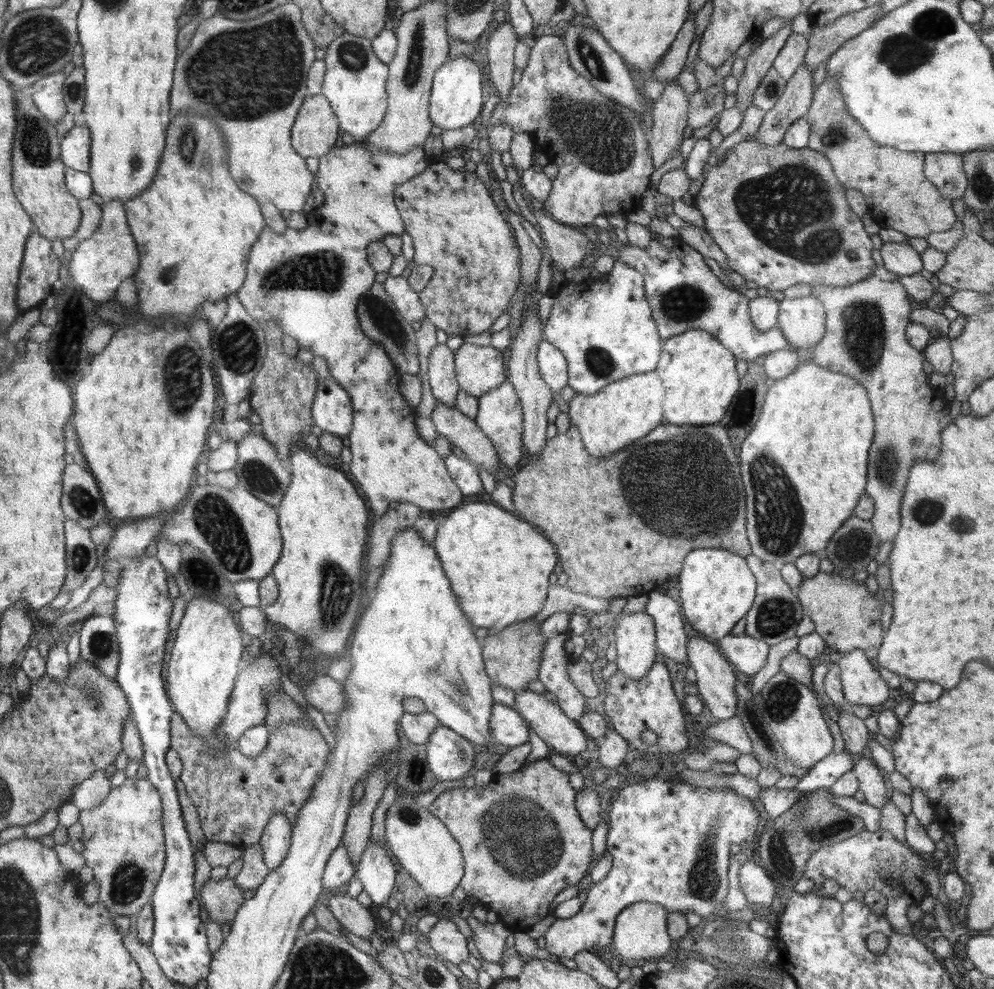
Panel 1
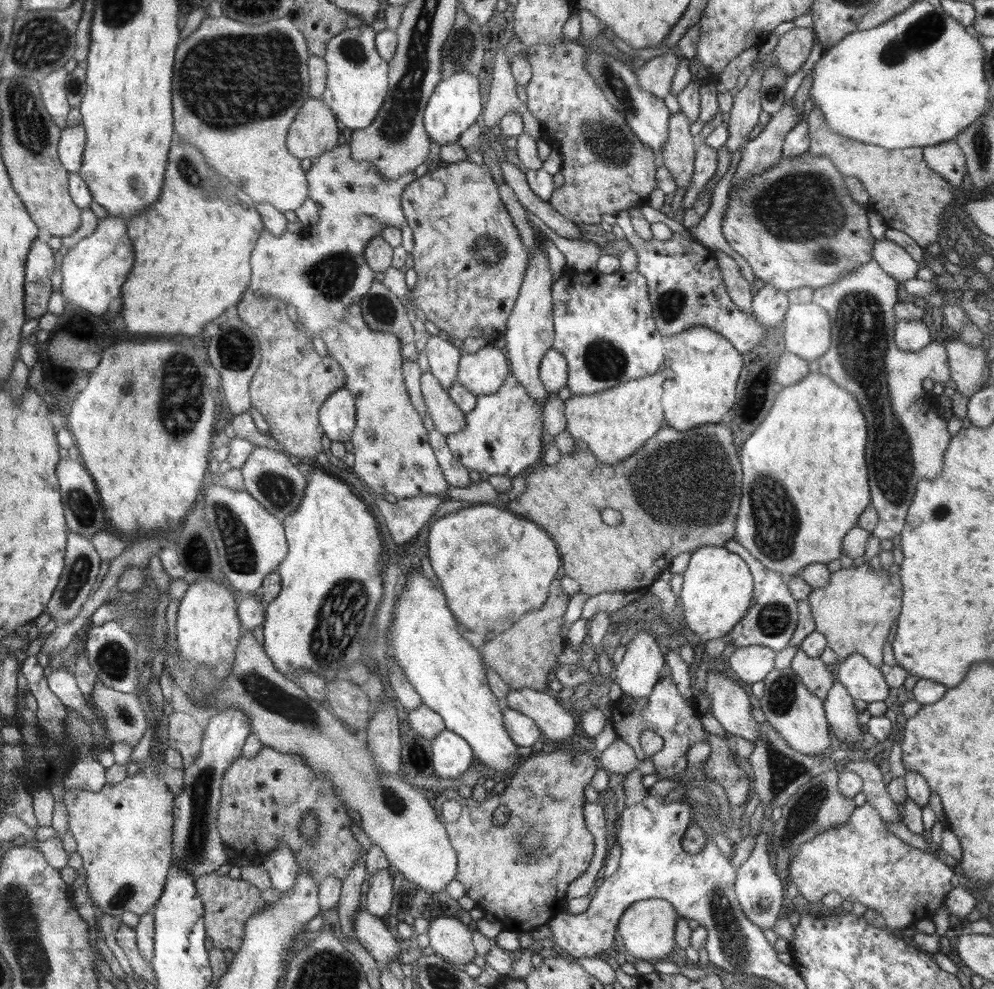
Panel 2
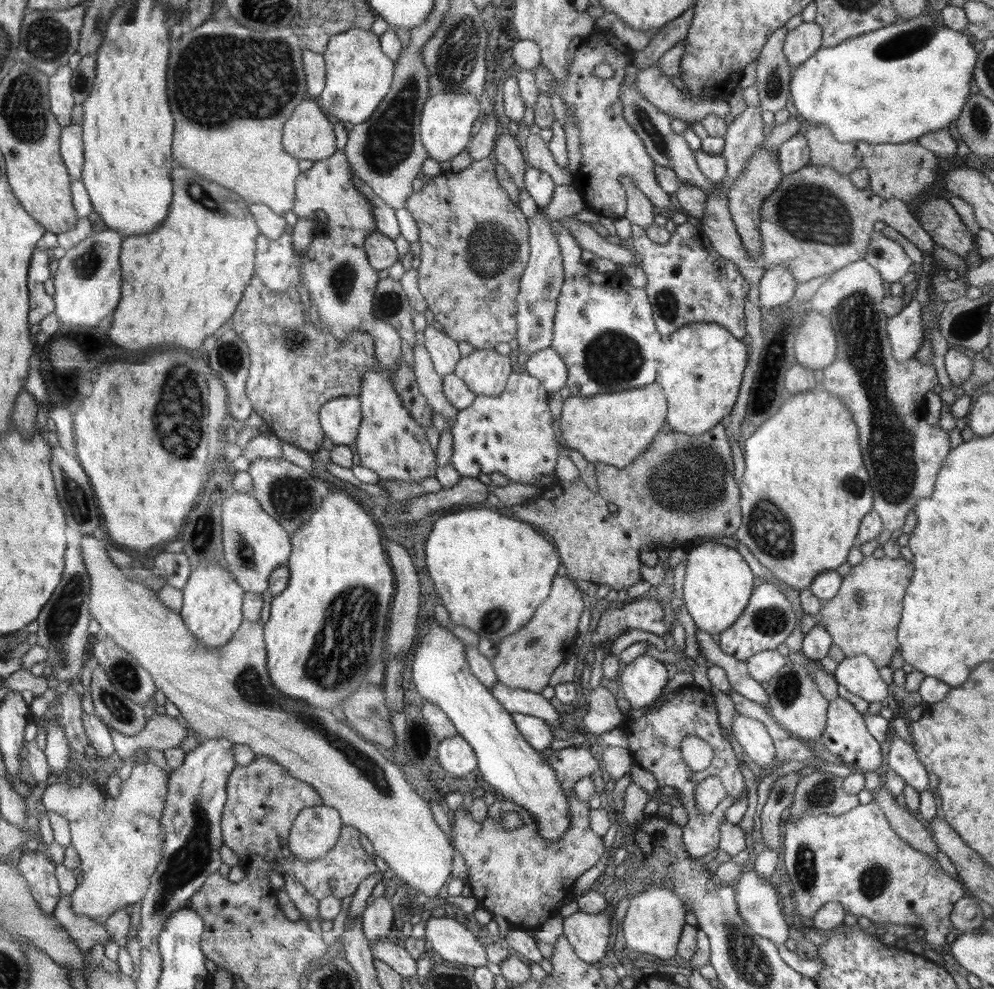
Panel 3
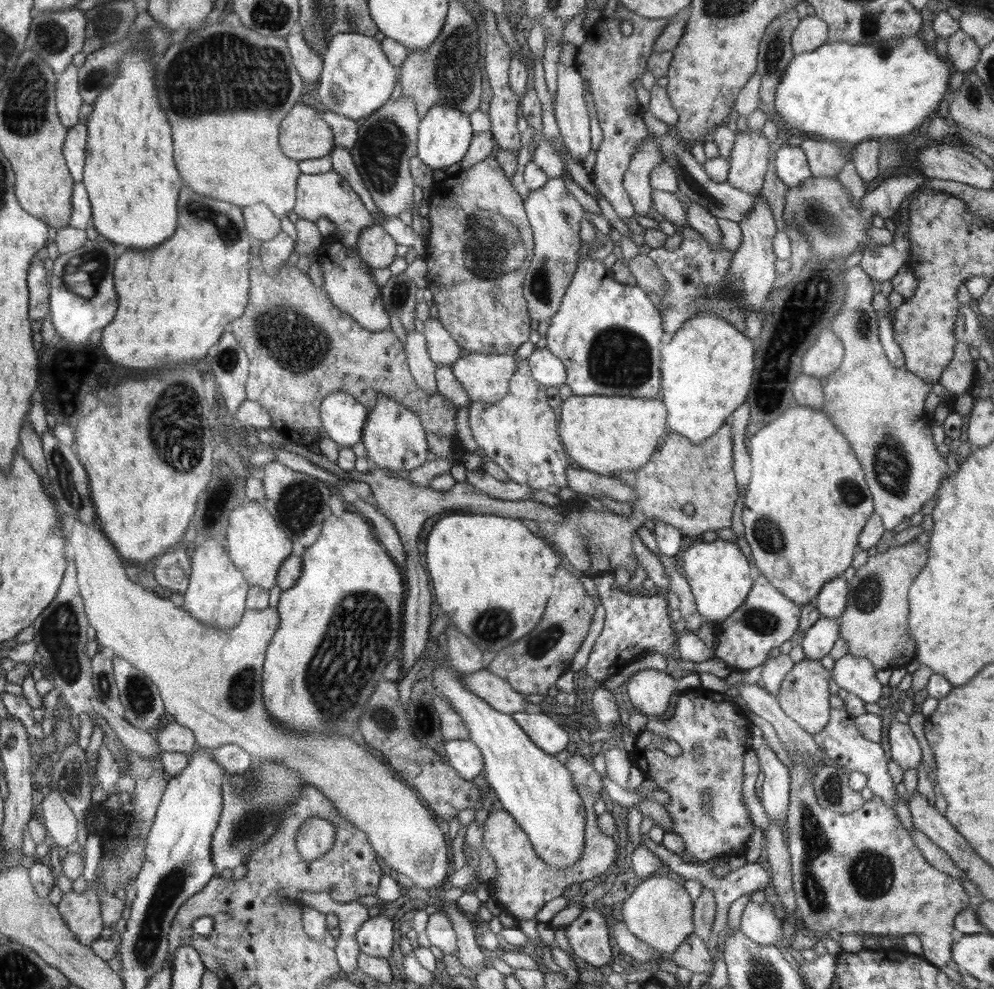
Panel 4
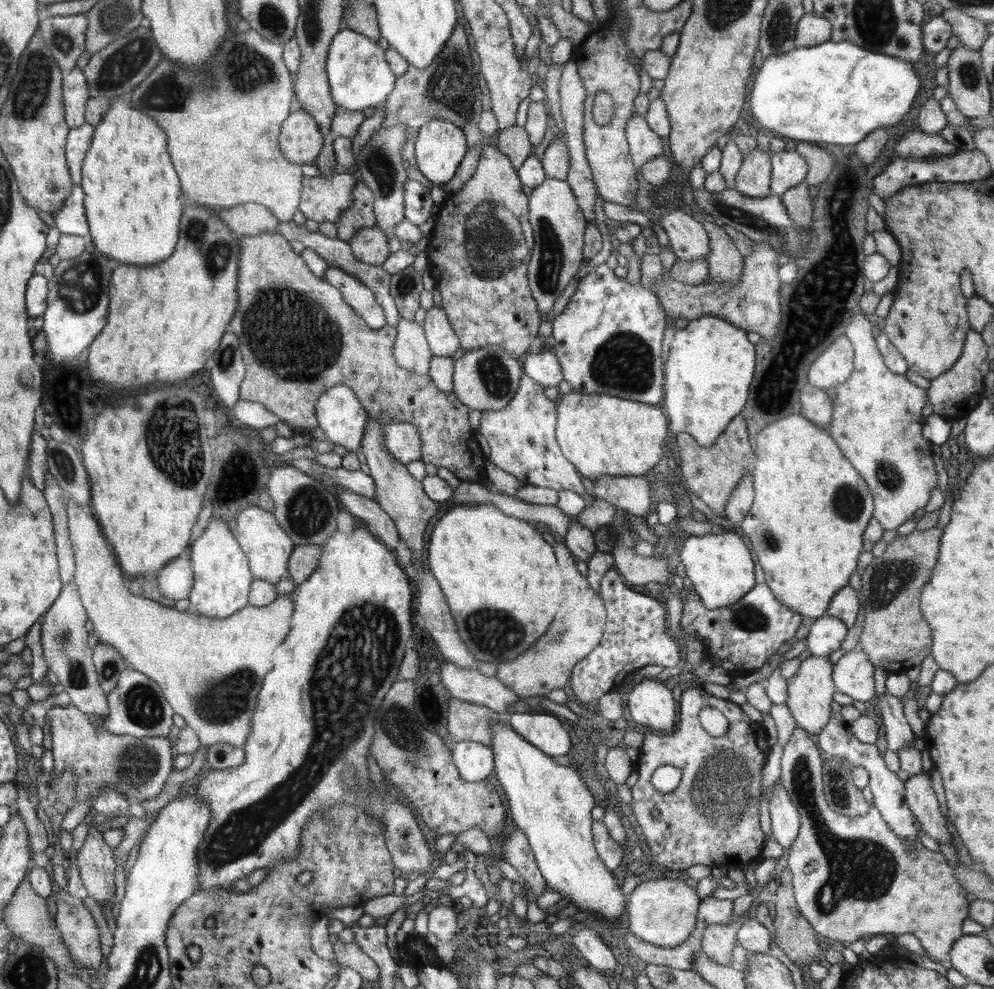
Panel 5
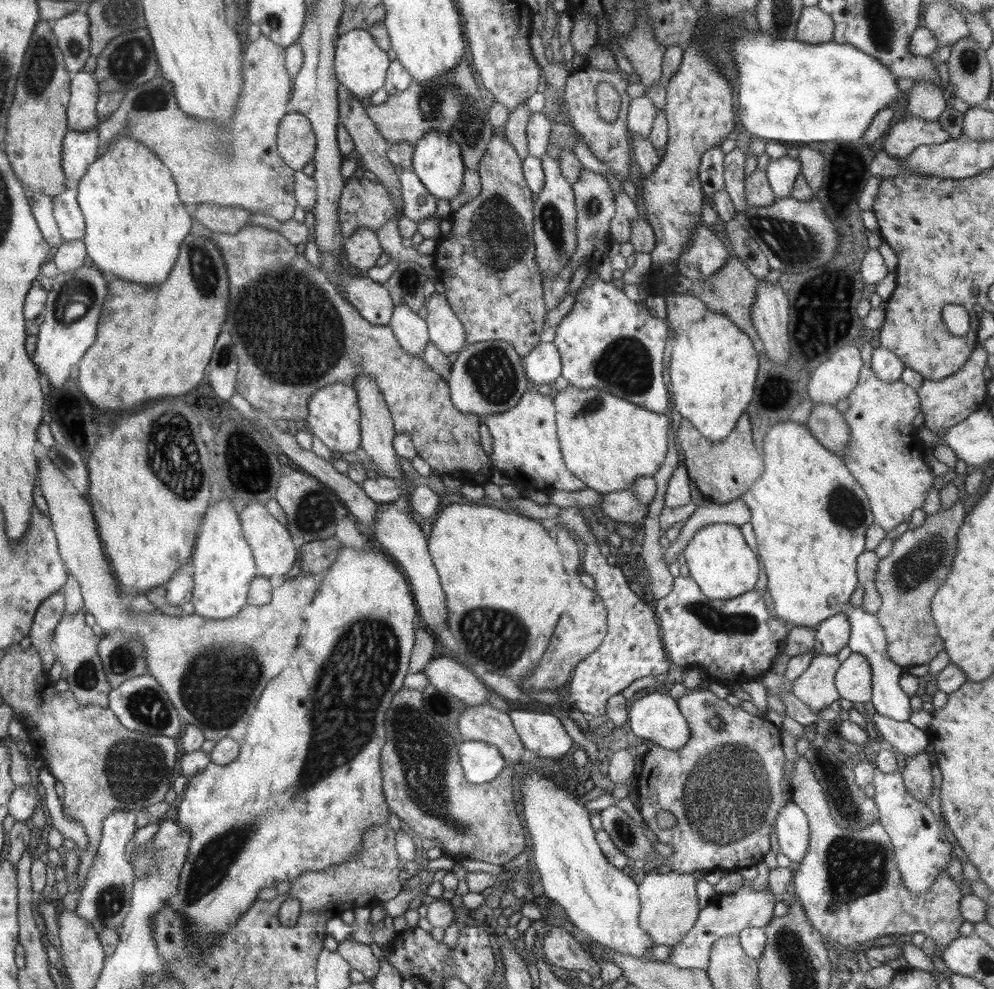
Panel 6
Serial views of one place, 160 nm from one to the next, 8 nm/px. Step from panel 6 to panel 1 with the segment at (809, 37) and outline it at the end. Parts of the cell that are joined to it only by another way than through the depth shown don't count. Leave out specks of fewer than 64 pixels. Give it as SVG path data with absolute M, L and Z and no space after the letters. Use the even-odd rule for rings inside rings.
M792 33L780 49L776 56L773 68L782 78L788 80L798 71L800 65L805 63L805 54L807 53L808 41L800 33Z

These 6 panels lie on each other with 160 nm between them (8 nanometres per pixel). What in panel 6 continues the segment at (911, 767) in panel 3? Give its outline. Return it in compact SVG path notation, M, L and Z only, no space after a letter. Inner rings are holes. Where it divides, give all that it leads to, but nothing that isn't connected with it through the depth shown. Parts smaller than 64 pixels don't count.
M849 601L846 608L848 620L850 621L850 636L847 646L851 652L857 652L866 658L871 666L871 685L872 685L872 706L878 714L887 716L893 721L908 721L913 712L910 707L910 698L900 686L899 680L902 667L898 666L887 653L887 644L885 630L880 626L876 615L867 613L861 607L854 607Z

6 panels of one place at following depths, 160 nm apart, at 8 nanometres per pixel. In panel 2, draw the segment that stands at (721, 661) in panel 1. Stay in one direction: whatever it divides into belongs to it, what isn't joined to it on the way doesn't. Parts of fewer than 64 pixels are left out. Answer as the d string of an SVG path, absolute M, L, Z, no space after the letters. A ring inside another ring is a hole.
M708 670L707 694L712 698L712 714L731 736L740 736L756 743L759 724L752 717L750 698L746 691L724 672Z

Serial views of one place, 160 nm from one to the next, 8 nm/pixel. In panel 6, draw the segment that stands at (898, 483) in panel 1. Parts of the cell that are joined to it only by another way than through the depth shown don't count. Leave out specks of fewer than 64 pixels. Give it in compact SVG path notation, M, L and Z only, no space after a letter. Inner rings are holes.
M863 365L856 388L852 389L847 399L848 411L843 417L850 431L850 440L842 458L847 469L854 475L868 497L873 522L879 524L888 533L901 522L910 522L912 512L916 508L923 508L925 498L933 487L934 477L924 463L924 454L928 447L921 441L919 433L912 424L914 418L921 412L919 396L917 390L904 381L884 382L875 375L872 367Z

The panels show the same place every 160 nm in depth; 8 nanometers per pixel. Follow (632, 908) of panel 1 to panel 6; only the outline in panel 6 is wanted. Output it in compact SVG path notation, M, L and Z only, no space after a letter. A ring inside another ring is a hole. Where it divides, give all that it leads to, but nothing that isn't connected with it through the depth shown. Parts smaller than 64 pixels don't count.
M670 871L666 874L646 874L638 886L640 926L650 935L654 945L678 945L694 926L700 912L696 894L696 882L692 874Z

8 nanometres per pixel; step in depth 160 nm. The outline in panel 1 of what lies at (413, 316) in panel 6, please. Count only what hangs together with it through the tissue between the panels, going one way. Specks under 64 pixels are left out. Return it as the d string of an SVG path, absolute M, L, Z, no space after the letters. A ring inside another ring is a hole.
M436 404L431 421L440 435L468 455L470 462L482 466L493 475L501 468L496 449L474 419L466 417L455 407Z

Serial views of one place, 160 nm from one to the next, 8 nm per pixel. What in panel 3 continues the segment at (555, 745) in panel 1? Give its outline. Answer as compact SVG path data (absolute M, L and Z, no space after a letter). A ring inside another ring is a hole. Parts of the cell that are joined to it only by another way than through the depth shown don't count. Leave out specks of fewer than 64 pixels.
M496 681L490 688L491 693L508 712L537 716L545 720L549 726L558 722L556 702L546 699L541 693L524 689L510 688Z

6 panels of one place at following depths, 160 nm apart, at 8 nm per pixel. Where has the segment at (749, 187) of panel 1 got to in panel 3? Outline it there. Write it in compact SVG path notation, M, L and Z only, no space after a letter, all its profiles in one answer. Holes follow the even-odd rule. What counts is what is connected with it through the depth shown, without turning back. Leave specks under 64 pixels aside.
M806 165L804 168L783 176L776 190L761 204L760 234L762 264L765 269L784 266L790 269L796 283L814 278L828 278L836 270L864 260L876 222L884 222L906 237L924 253L932 254L934 240L917 221L909 208L900 199L888 199L875 195L868 186L856 188L849 175L840 174L831 166Z

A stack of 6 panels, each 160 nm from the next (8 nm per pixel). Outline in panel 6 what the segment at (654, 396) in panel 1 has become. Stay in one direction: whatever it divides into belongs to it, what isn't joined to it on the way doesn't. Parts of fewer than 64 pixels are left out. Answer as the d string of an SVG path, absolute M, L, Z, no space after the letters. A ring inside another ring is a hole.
M570 384L562 391L555 391L552 400L556 408L555 423L563 461L586 487L599 493L616 492L632 488L639 476L653 476L658 472L668 450L668 432L671 430L668 414L648 411L611 392L597 388L581 389Z

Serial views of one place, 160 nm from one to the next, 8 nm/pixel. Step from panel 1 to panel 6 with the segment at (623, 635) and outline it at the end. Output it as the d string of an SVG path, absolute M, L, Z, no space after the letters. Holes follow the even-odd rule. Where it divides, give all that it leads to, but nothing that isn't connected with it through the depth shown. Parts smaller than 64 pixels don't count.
M654 692L638 698L628 712L632 732L649 743L656 744L666 750L680 750L689 739L690 727L681 713L677 701L667 693Z

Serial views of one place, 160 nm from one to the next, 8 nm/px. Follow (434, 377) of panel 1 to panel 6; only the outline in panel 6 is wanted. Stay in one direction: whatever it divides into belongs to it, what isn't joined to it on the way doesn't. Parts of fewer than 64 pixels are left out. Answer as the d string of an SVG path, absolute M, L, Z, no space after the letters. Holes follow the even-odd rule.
M434 292L426 297L425 306L428 309L427 330L429 342L432 342L445 355L462 350L466 345L465 331L444 294Z

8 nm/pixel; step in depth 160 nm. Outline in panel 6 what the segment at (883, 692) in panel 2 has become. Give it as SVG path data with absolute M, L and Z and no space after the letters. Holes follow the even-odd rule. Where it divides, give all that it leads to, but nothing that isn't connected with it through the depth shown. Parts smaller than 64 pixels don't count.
M851 652L840 663L835 674L835 685L841 698L857 705L870 702L872 696L870 663L857 652Z

